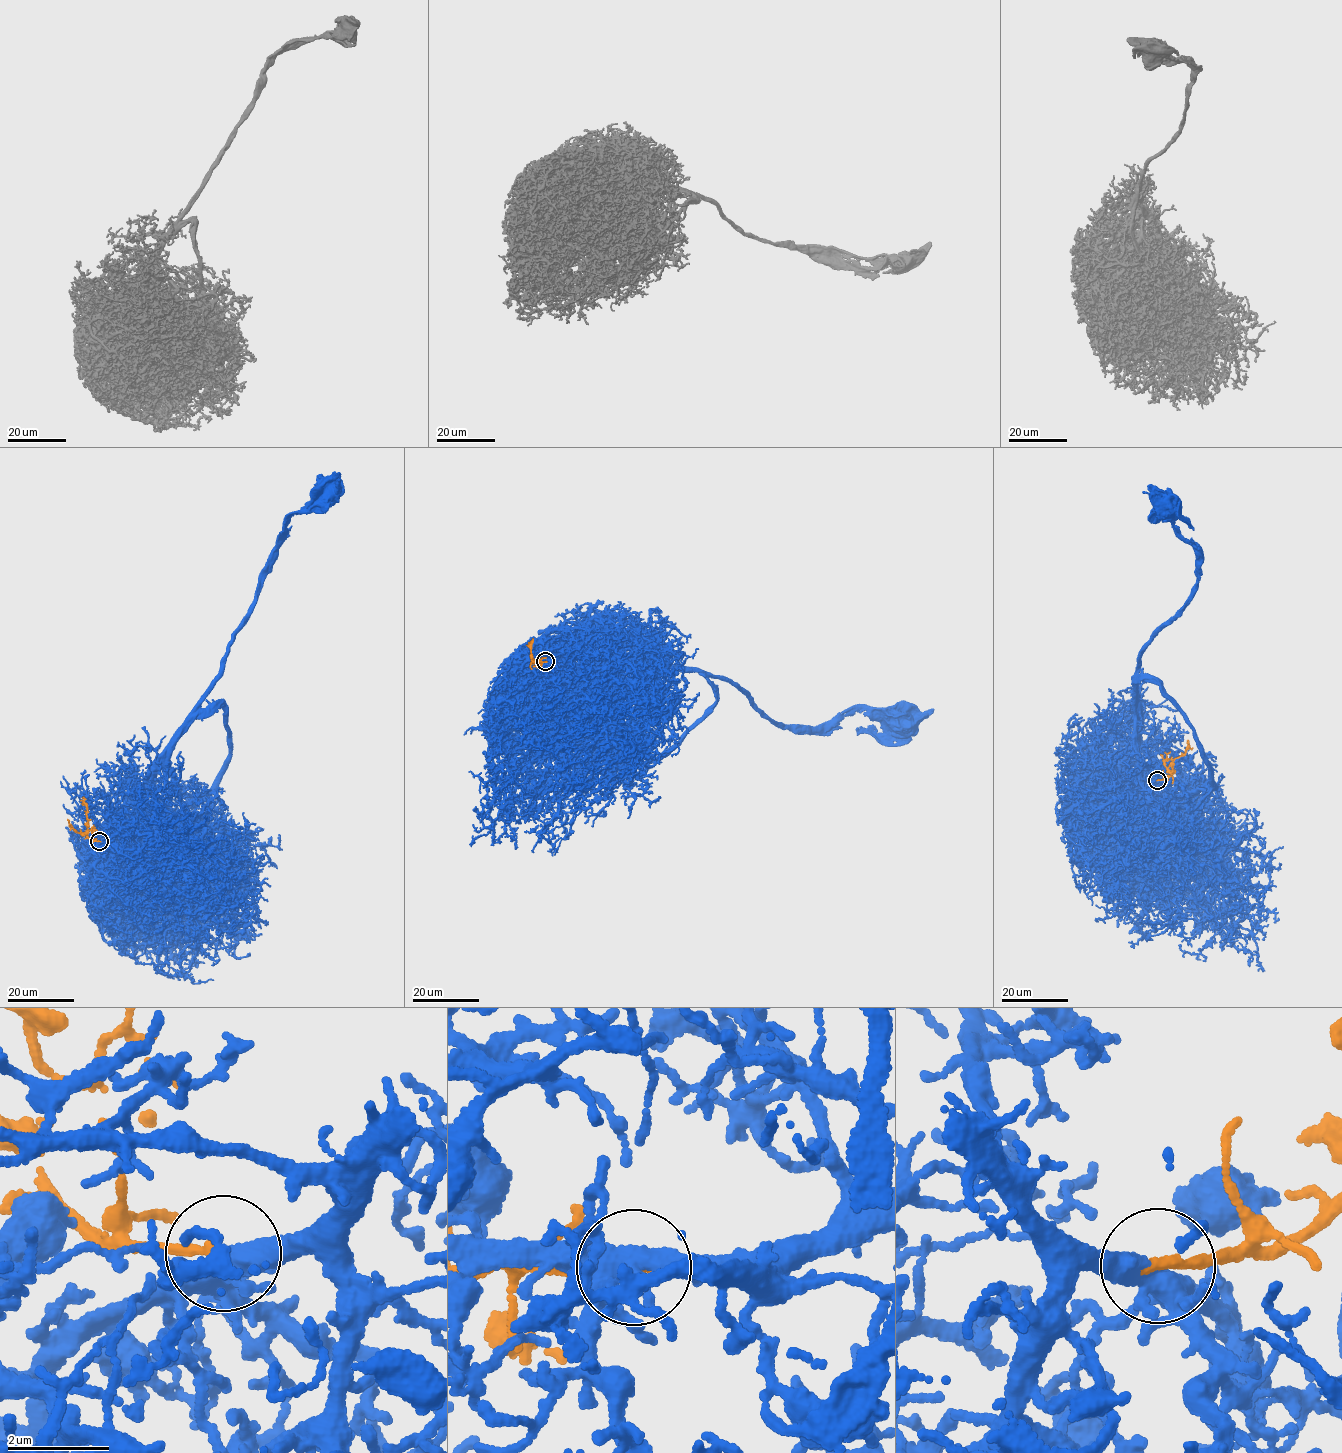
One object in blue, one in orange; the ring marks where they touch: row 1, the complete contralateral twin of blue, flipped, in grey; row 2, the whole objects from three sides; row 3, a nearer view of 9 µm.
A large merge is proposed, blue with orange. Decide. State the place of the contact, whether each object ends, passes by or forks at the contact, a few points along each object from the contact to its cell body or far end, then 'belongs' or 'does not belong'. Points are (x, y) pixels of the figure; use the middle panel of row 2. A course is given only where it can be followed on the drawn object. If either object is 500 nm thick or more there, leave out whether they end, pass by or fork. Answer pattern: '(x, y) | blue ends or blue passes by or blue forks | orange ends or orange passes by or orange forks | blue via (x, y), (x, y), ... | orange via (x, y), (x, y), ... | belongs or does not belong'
(545, 661) | blue forks | orange ends | blue via (545, 661), (589, 649), (684, 666), (732, 681), (790, 726), (857, 711), (901, 724) | orange via (545, 662), (532, 662), (539, 659), (537, 665), (540, 660) | belongs

